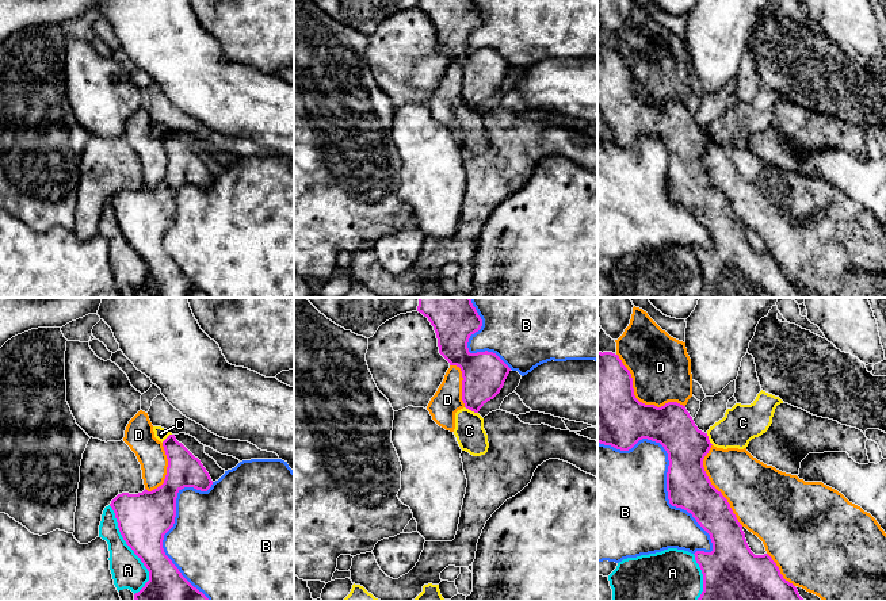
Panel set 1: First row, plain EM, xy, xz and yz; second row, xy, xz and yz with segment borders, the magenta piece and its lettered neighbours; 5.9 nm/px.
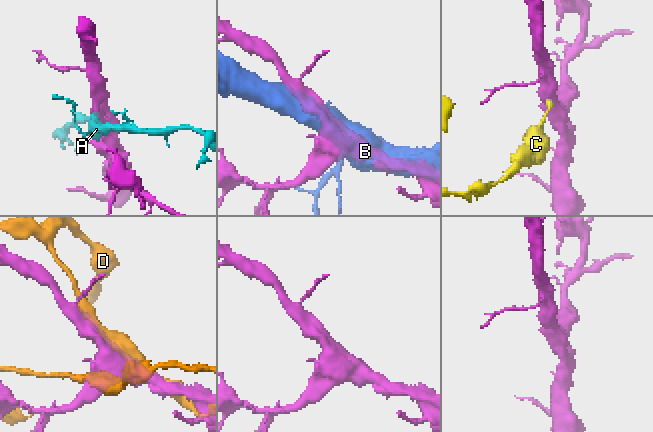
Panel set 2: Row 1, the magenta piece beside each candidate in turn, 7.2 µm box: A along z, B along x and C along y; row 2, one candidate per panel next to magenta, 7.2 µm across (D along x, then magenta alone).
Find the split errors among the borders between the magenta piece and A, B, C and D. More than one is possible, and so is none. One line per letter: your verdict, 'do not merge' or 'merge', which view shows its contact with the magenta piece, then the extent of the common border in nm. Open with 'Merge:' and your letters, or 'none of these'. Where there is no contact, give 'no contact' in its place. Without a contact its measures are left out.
Merge: none of these
A: do not merge; meets magenta in xy; contact 550 nm long
B: do not merge; meets magenta in yz; contact 950 nm long
C: do not merge; meets magenta in xz; contact 90 nm long
D: do not merge; meets magenta in yz; contact 500 nm long

